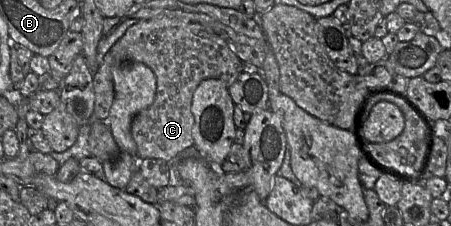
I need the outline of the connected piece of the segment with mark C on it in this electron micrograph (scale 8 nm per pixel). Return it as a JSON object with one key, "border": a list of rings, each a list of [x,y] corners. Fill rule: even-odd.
{"border":[[[166,16],[139,20],[129,27],[125,34],[111,47],[94,73],[93,90],[95,104],[93,118],[96,120],[103,121],[108,118],[114,101],[113,67],[131,62],[146,64],[154,72],[157,81],[156,95],[153,103],[136,114],[132,120],[131,134],[137,145],[137,158],[161,159],[168,163],[179,160],[180,155],[185,150],[194,146],[192,100],[193,94],[200,82],[208,78],[215,78],[222,81],[229,88],[243,71],[243,62],[228,43],[199,23],[182,21]]]}

